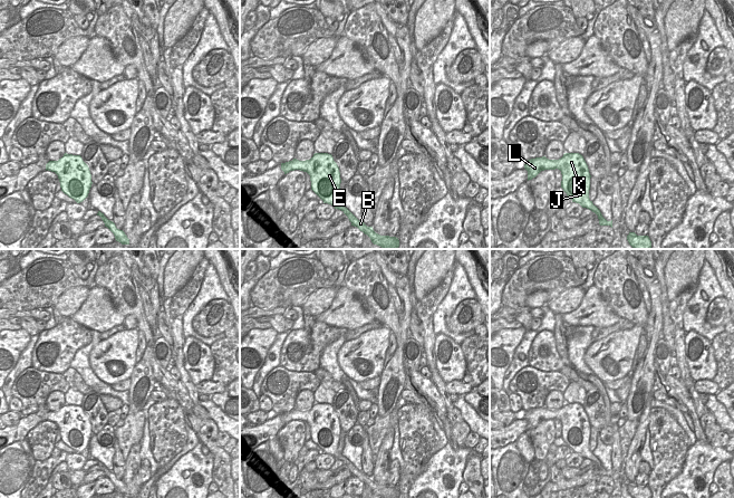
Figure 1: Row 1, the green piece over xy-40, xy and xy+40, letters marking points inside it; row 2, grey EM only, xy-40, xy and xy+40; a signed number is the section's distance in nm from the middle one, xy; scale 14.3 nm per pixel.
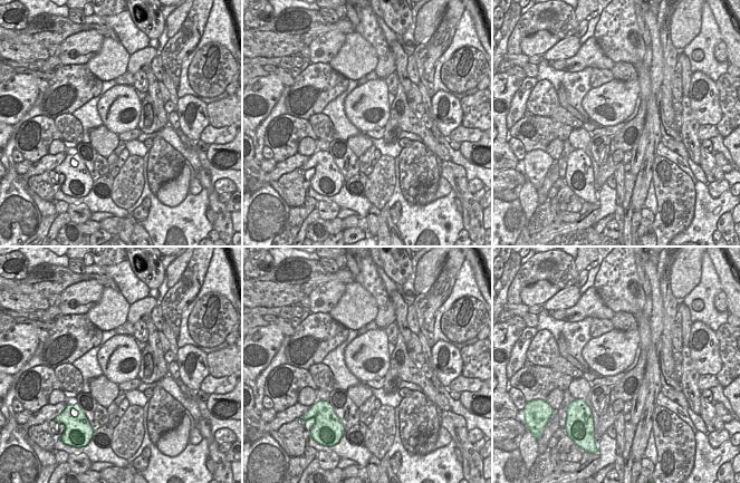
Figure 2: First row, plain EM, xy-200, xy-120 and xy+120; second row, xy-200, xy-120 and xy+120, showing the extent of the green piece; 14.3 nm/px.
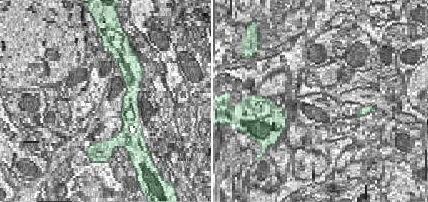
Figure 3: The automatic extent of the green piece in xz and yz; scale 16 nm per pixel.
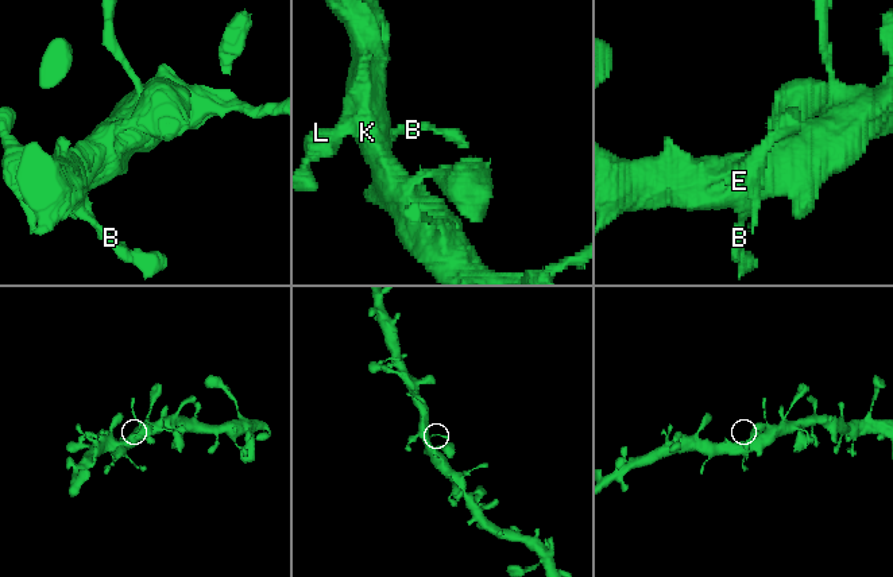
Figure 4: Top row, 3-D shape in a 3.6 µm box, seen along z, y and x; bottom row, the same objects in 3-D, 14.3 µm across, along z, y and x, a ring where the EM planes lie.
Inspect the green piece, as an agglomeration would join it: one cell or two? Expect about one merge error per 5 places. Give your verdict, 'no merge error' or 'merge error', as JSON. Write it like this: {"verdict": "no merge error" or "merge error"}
{"verdict": "no merge error"}

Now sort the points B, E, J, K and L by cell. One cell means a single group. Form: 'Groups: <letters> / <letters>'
Groups: B E J K L

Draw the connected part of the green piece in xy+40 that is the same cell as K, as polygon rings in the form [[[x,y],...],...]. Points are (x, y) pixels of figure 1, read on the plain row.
[[[564,403],[559,410],[549,410],[545,406],[531,409],[525,411],[524,419],[528,421],[528,431],[535,428],[541,421],[560,420],[562,424],[561,438],[572,452],[595,462],[598,466],[600,476],[612,478],[612,470],[607,471],[589,449],[591,425],[581,404]]]

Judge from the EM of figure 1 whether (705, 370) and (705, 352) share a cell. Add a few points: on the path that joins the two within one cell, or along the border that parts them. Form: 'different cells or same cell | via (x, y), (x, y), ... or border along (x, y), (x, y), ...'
same cell | via (705, 365), (705, 356)

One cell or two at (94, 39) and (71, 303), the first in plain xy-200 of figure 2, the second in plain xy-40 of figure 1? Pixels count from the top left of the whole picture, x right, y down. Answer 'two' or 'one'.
one

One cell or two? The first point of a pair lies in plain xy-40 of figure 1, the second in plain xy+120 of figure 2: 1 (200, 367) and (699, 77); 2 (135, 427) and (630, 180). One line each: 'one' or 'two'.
1: one
2: one

